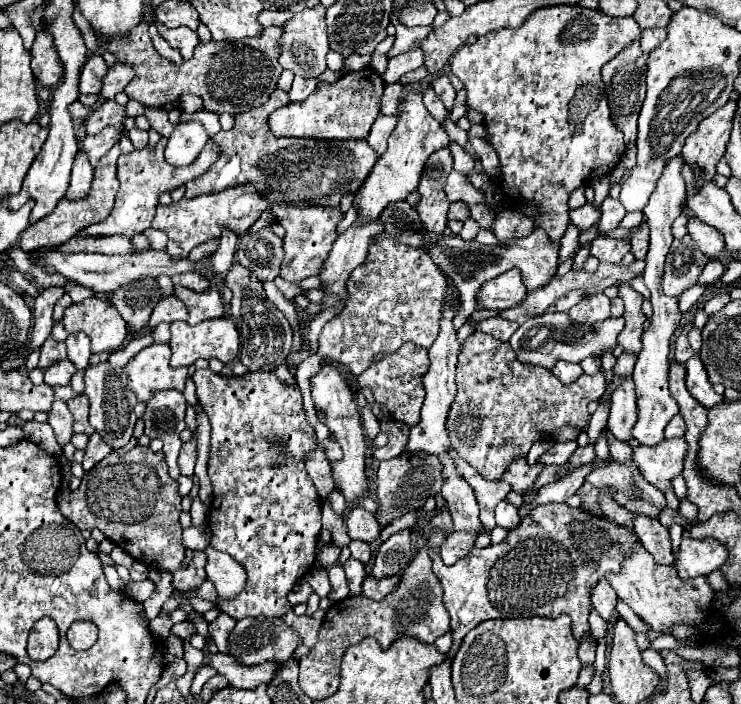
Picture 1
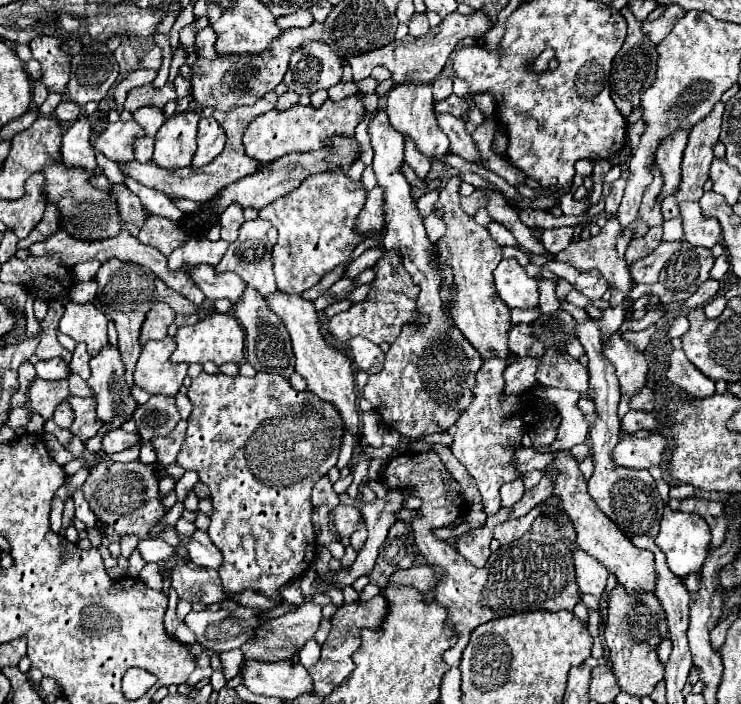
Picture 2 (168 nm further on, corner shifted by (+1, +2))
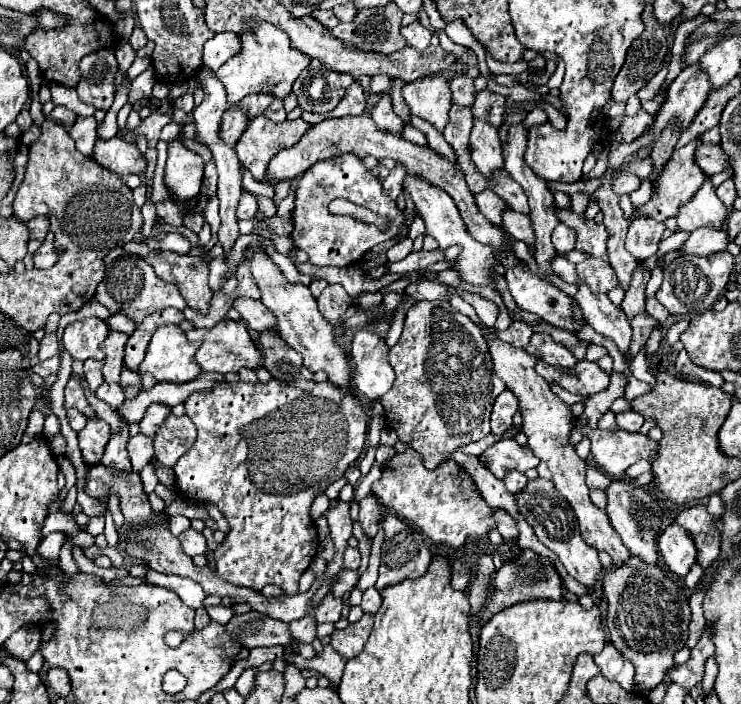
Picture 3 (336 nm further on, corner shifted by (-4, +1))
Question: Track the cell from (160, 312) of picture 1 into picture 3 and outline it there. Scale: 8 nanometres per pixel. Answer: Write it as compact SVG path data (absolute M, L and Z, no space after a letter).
M164 309L164 311L156 311L148 317L144 317L144 321L136 327L136 331L130 335L128 343L126 343L126 355L124 355L124 365L126 369L130 371L138 371L138 365L142 363L144 359L144 353L146 353L146 347L148 347L148 341L152 337L152 333L164 325L164 323L172 323L170 319L184 319L182 311L178 309Z

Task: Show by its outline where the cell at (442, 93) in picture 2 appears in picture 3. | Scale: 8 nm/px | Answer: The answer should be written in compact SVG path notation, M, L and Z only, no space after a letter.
M456 75L450 81L450 89L452 89L452 103L462 107L470 107L474 103L474 97L476 97L474 79L470 79L468 75Z

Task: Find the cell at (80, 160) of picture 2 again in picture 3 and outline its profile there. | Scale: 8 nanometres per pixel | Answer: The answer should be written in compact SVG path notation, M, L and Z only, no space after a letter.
M78 117L76 123L74 123L72 129L70 129L70 135L72 135L72 139L76 141L78 151L80 151L82 155L90 157L92 151L94 151L94 143L96 143L96 139L98 139L98 135L96 135L96 123L86 123L84 117Z

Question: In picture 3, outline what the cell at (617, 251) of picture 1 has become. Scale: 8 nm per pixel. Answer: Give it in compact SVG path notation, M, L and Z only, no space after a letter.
M668 127L668 131L664 131L664 135L658 139L658 143L650 155L654 159L654 173L658 173L662 169L662 165L670 159L678 137L680 137L680 131L676 131L676 127Z

